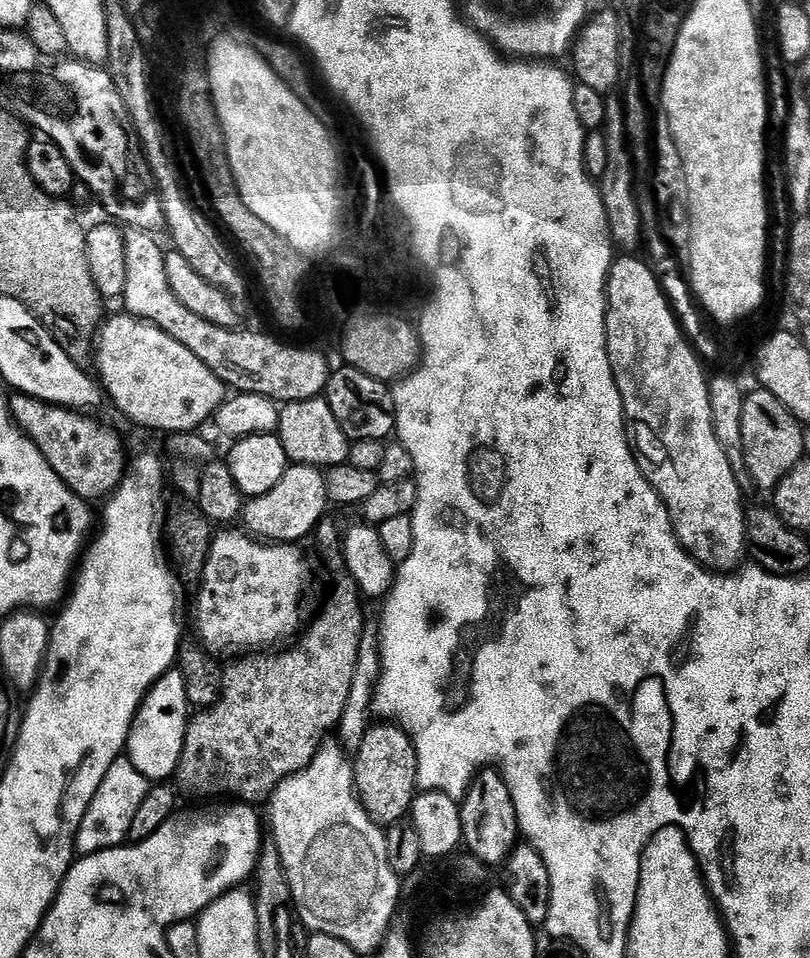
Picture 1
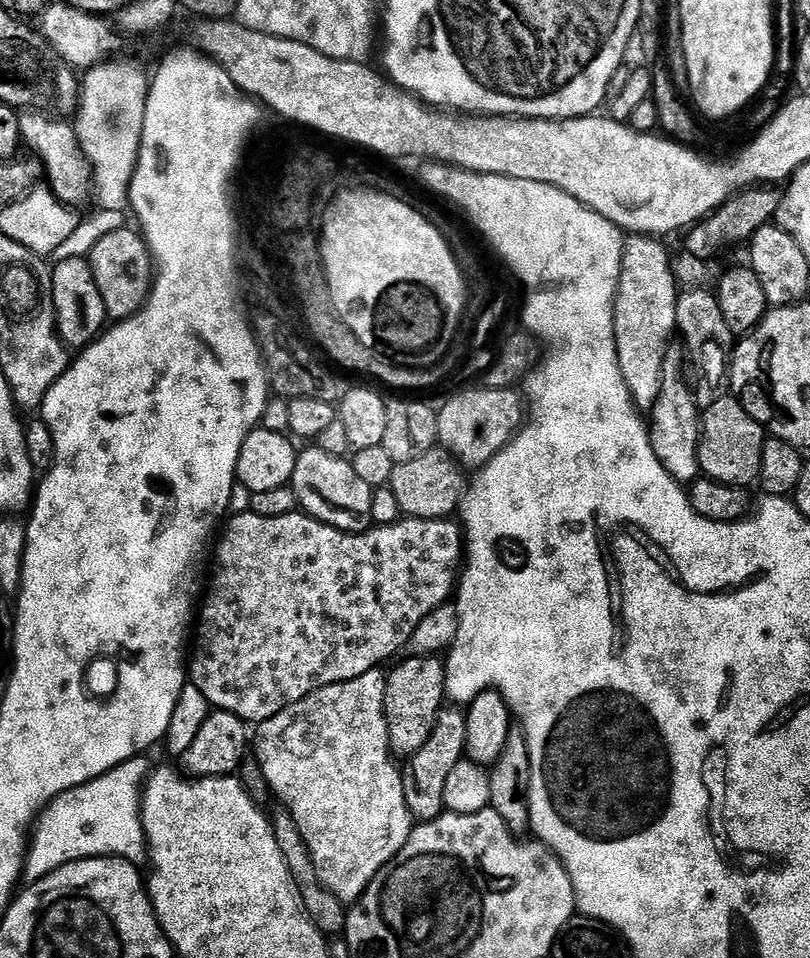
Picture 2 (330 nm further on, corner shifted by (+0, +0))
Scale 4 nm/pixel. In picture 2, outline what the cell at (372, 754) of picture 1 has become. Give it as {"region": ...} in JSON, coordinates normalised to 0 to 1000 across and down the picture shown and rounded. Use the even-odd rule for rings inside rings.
{"region":[[[537,684],[509,685],[477,706],[474,754],[479,759],[479,779],[490,790],[509,789],[531,770],[538,749],[549,734],[546,719],[546,693]],[[544,734],[544,735],[543,735]],[[494,788],[494,789],[493,789]]]}

